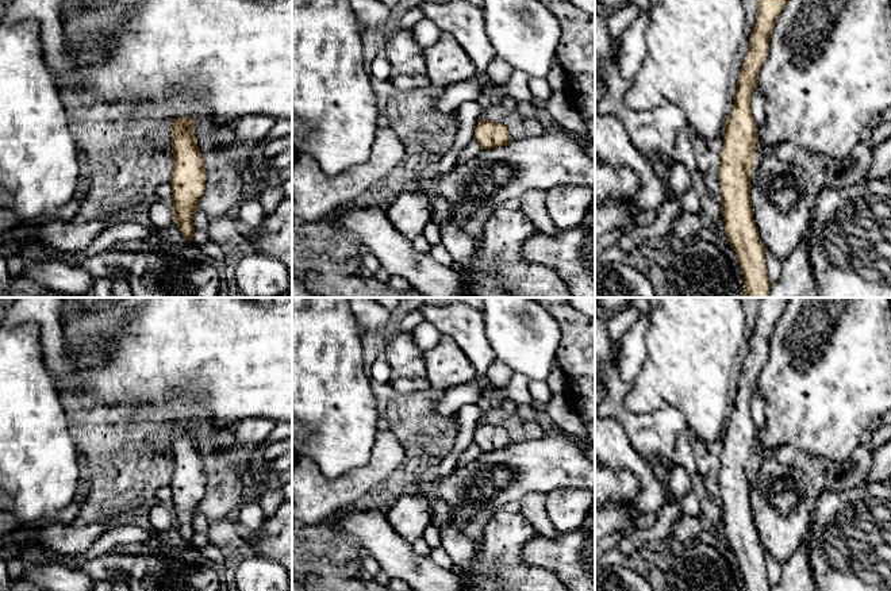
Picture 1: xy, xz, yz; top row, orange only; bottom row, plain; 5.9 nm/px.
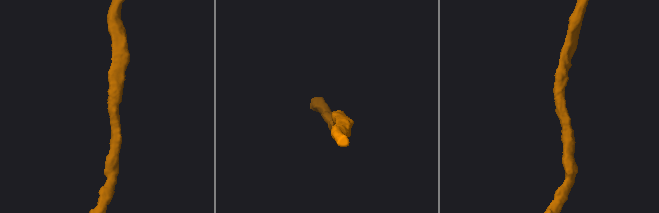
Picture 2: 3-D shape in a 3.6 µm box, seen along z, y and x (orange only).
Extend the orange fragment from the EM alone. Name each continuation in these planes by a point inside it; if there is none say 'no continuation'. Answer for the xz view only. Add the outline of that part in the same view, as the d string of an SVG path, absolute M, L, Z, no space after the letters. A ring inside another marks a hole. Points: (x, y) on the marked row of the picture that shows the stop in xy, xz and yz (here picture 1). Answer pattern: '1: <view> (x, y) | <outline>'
no continuation

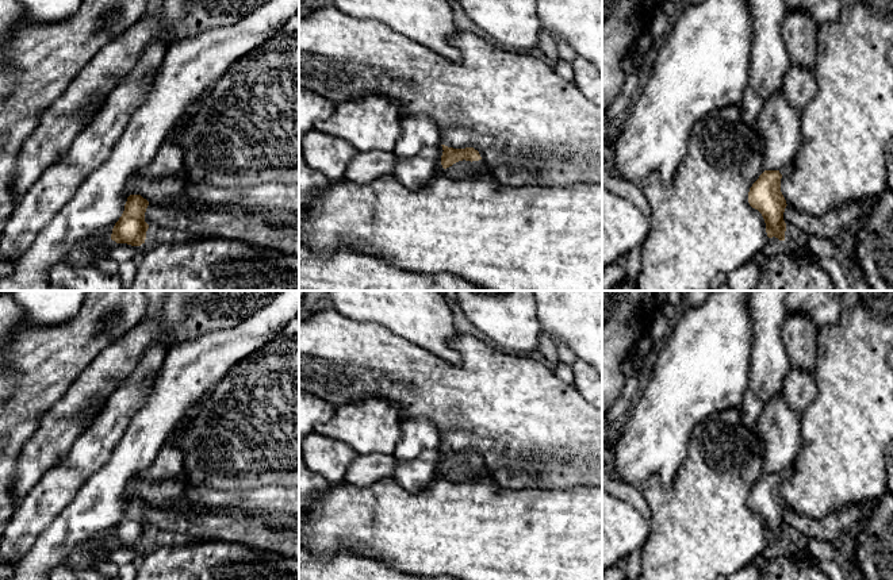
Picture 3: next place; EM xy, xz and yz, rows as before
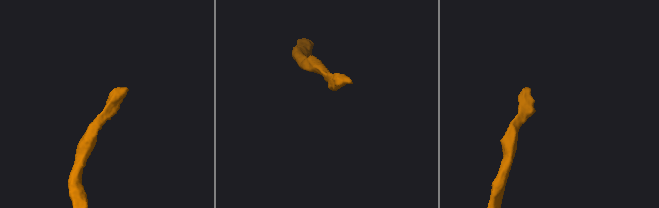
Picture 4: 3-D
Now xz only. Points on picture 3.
1: xz (460, 169) | M463 160L446 168L445 173L452 178L463 178L465 176L482 174L486 170L488 170L488 168L483 160L472 162Z

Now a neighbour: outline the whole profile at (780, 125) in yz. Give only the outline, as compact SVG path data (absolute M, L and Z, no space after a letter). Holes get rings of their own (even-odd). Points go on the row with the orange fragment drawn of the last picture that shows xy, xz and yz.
M783 89L767 100L758 127L764 139L764 170L794 165L801 147L801 112L787 103Z

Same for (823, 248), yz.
M808 235L805 249L820 260L836 258L838 249L831 238Z

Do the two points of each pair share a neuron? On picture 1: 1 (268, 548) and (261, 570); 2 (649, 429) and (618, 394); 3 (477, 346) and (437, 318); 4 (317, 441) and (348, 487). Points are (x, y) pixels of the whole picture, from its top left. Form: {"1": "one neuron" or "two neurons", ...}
{"1": "two neurons", "2": "one neuron", "3": "one neuron", "4": "two neurons"}

